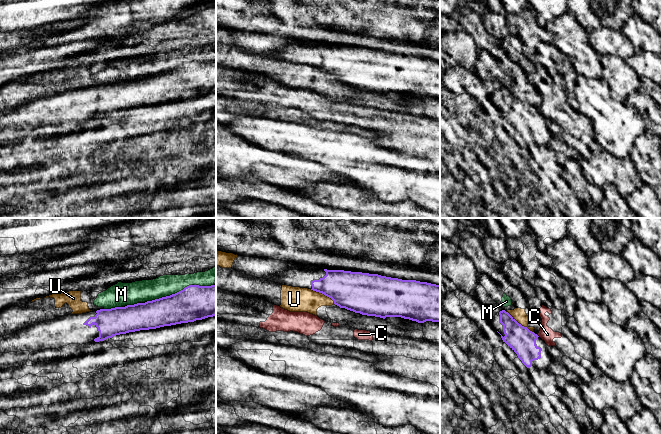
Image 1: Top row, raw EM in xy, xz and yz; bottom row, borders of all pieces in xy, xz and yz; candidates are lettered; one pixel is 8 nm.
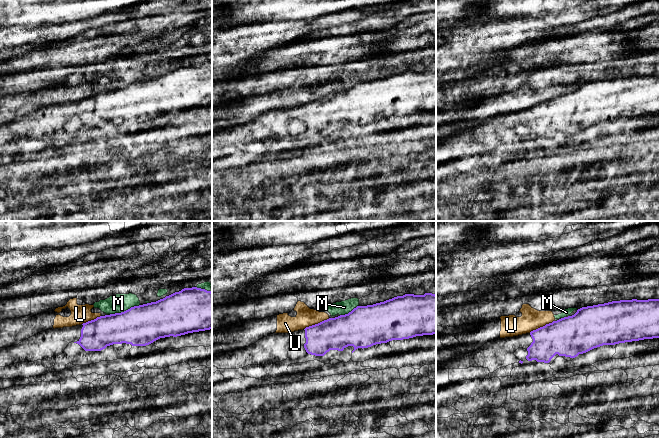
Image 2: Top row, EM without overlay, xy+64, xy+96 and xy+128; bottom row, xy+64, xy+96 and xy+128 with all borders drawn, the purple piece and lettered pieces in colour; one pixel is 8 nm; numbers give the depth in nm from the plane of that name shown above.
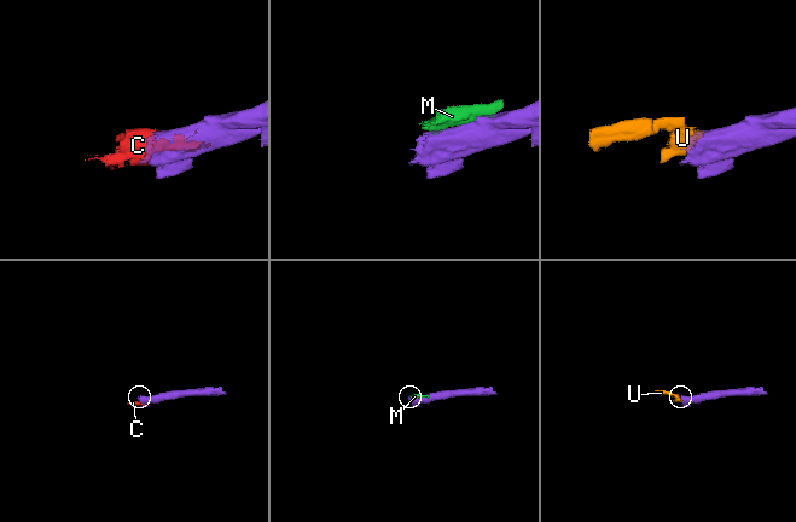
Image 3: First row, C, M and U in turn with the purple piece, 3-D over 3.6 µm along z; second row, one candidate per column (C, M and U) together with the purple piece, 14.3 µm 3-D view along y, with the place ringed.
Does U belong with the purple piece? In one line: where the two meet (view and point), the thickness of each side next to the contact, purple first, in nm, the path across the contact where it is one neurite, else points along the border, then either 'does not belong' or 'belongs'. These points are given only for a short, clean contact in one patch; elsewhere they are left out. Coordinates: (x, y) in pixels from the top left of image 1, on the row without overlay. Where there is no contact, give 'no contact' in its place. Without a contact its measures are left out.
contact yz (518, 99); calibres 200 and 100 nm; border yz (505, 87), (533, 108); does not belong

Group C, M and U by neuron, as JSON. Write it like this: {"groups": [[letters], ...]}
{"groups": [["C"], ["M", "U"]]}

